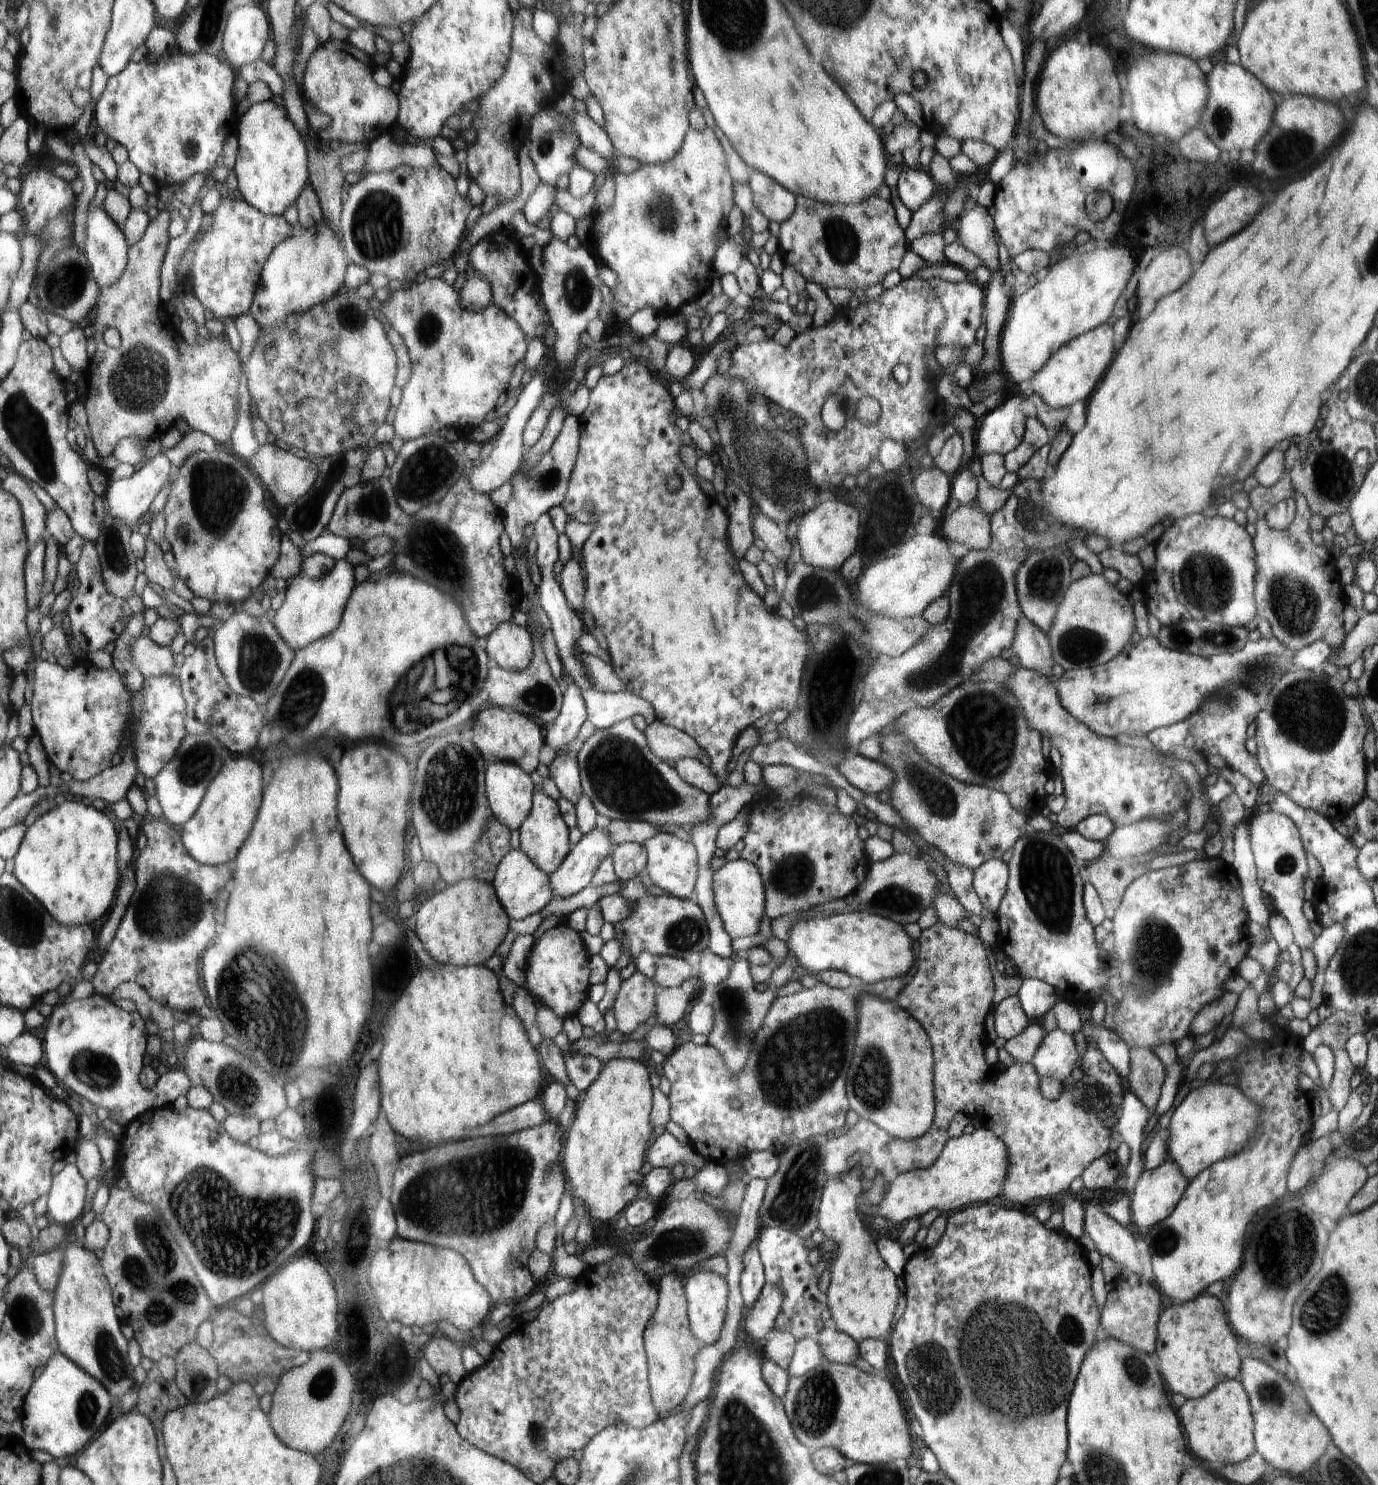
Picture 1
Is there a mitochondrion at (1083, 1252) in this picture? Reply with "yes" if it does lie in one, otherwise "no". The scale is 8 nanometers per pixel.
no

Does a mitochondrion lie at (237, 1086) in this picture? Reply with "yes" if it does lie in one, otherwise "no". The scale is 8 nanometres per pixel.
yes

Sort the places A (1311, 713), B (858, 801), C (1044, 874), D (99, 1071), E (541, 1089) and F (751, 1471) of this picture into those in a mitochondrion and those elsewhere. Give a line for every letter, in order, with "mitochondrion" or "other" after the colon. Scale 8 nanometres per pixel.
A: mitochondrion
B: other
C: mitochondrion
D: mitochondrion
E: other
F: mitochondrion

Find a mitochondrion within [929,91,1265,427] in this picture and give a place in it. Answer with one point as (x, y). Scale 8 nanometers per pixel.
(1223, 121)

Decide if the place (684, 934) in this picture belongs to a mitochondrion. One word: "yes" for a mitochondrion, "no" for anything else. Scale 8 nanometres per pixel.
yes

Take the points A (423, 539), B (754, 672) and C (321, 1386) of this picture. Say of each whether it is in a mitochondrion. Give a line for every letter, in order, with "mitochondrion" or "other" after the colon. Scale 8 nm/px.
A: mitochondrion
B: other
C: mitochondrion

